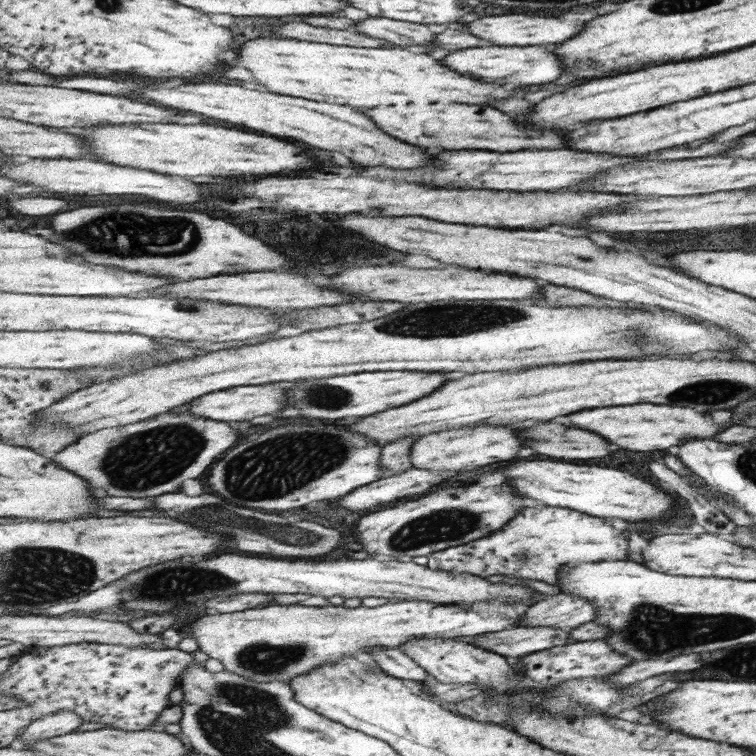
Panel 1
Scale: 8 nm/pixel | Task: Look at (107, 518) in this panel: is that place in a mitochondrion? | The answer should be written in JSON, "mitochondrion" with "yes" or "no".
{"mitochondrion":"no"}

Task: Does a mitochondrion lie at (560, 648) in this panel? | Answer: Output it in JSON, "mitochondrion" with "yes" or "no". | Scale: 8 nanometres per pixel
{"mitochondrion":"no"}

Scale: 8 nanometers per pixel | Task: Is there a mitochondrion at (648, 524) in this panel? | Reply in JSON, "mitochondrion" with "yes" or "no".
{"mitochondrion":"no"}

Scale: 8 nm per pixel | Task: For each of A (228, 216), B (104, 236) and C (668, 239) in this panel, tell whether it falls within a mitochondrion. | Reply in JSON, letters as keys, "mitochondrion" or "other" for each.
{"A":"other","B":"mitochondrion","C":"other"}

